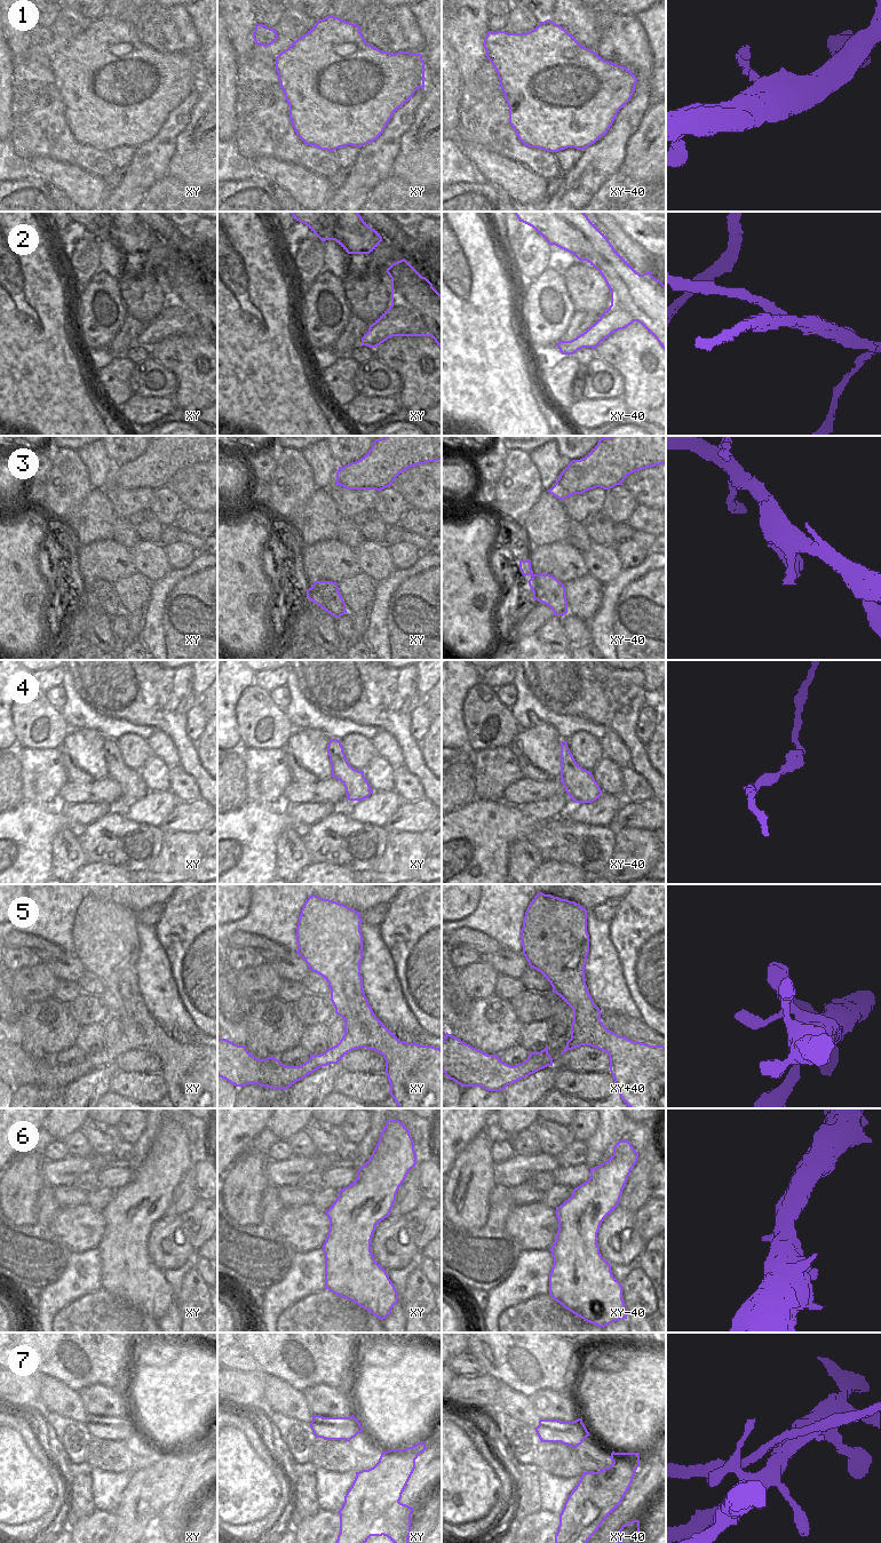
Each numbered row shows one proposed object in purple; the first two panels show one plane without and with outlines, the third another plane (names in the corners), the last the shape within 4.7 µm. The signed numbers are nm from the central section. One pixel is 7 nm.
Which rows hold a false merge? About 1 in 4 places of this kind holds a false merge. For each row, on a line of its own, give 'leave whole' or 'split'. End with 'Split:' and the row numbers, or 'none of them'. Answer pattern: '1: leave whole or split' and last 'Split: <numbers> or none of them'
1: leave whole
2: split
3: leave whole
4: leave whole
5: leave whole
6: leave whole
7: split
Split: 2, 7

